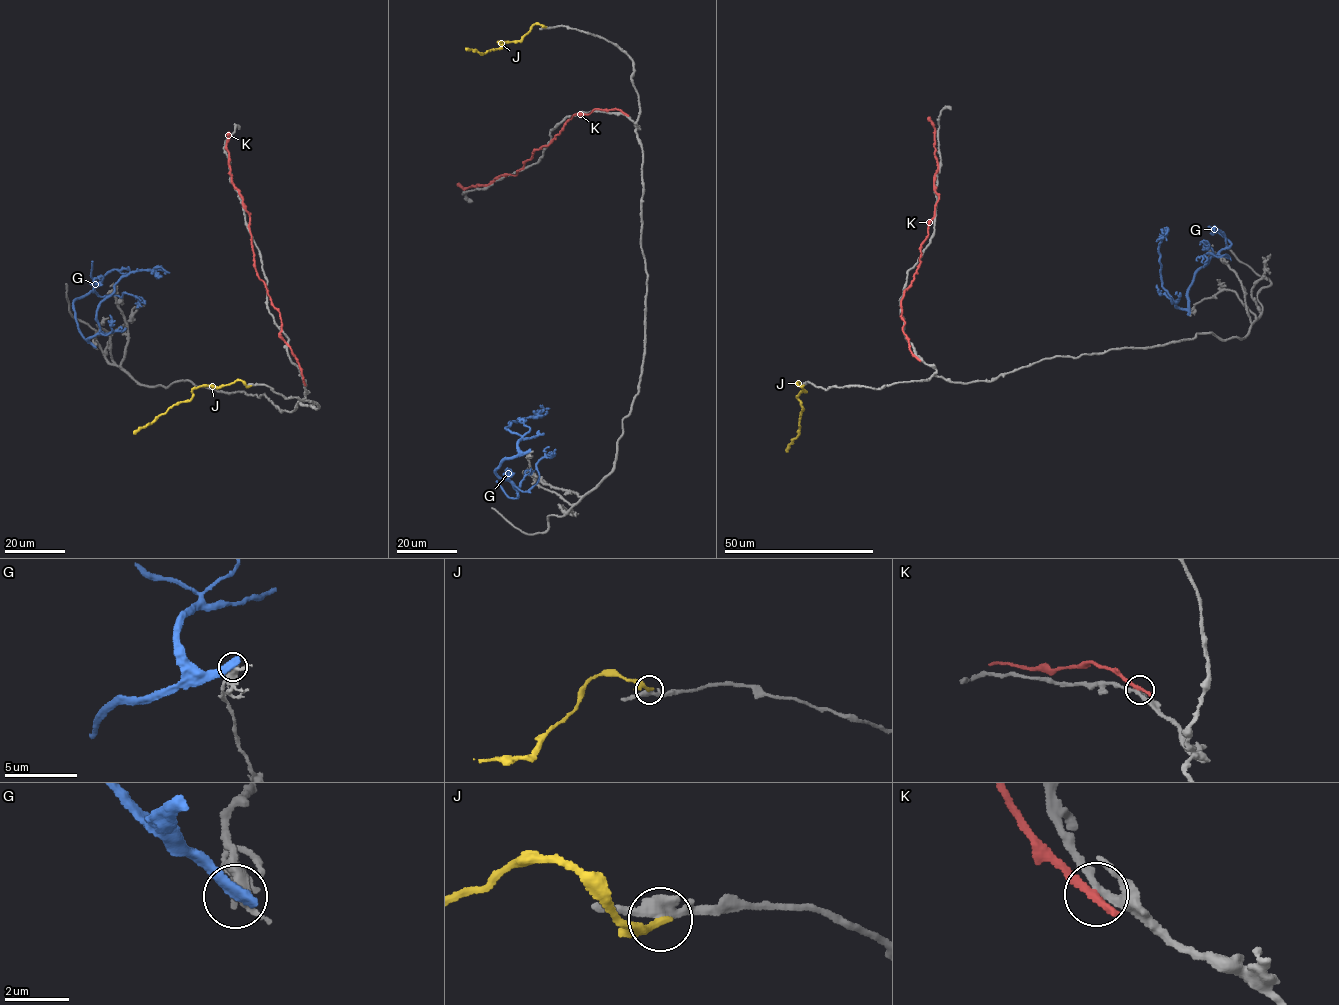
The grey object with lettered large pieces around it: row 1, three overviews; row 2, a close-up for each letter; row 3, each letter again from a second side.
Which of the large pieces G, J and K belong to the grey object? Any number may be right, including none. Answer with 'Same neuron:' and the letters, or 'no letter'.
Same neuron: no letter

